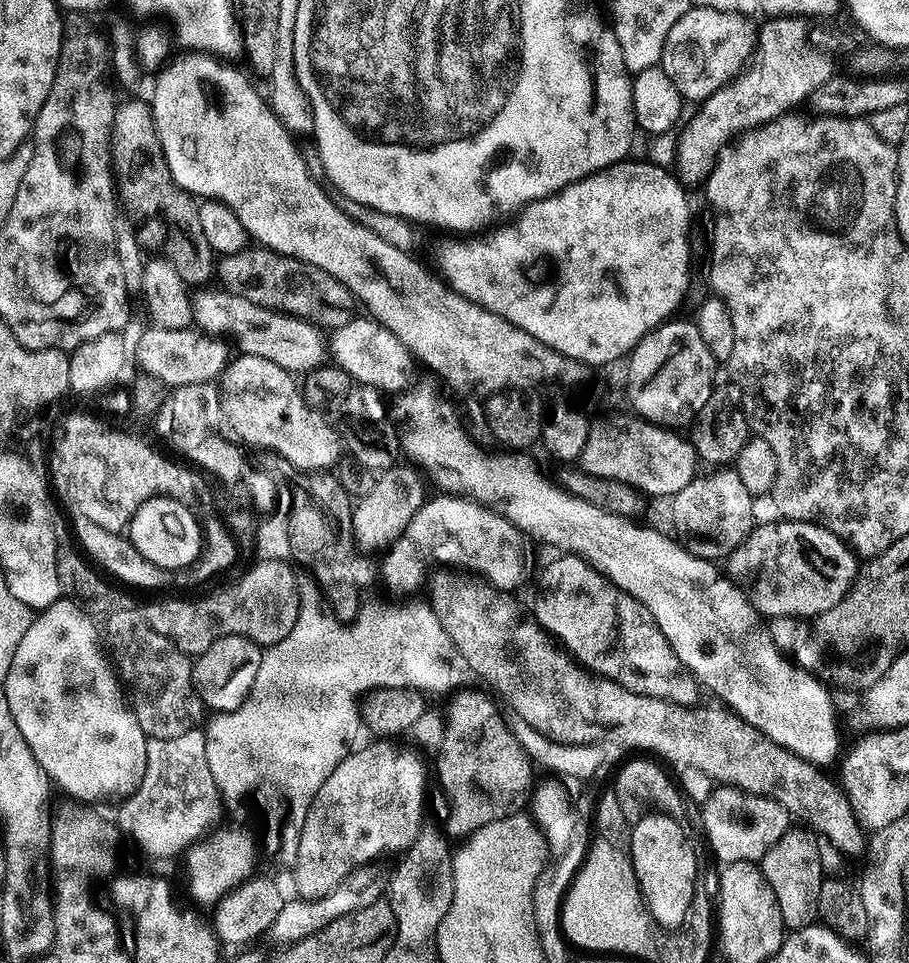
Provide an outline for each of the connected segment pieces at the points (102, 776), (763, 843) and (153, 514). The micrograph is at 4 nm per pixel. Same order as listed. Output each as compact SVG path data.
M67 598L55 600L50 607L43 609L33 619L30 630L26 630L22 642L18 642L18 650L14 650L14 662L10 662L10 674L6 674L6 678L2 682L2 694L10 706L10 714L14 718L14 722L18 722L18 730L22 730L22 738L26 738L34 758L42 766L42 770L55 787L57 784L62 791L69 792L72 795L69 797L76 802L96 802L92 800L123 802L136 793L146 774L146 746L149 739L144 735L142 726L138 726L136 713L132 711L129 701L126 699L125 689L102 647L102 636L101 633L100 636L96 633L95 623L97 624L97 621L89 613Z
M713 787L710 798L702 806L702 812L704 812L704 832L708 835L708 844L712 847L713 854L720 859L721 865L763 860L764 855L778 842L778 838L782 838L790 830L790 823L788 824L790 813L778 801L753 792L743 792L740 788Z
M155 496L142 502L142 506L138 506L134 518L128 523L126 535L138 550L138 554L154 562L155 566L180 570L187 564L195 565L201 554L200 520L181 500L172 500L168 496Z

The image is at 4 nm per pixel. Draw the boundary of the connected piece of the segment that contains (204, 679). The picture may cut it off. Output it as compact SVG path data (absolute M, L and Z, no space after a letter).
M241 636L218 638L218 642L210 646L210 650L195 657L192 665L192 681L205 709L213 713L238 710L238 706L242 706L242 702L246 702L250 694L254 678L258 678L258 666L262 666L263 657L261 645Z

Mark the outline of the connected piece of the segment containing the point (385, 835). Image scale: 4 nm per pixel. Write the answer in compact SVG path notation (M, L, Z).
M372 742L365 748L349 751L334 774L322 782L322 790L314 794L314 802L302 826L295 864L291 865L292 880L296 883L295 895L302 900L323 898L338 887L348 875L364 864L379 861L383 852L403 853L418 838L424 817L424 766L412 752L402 752L392 742Z

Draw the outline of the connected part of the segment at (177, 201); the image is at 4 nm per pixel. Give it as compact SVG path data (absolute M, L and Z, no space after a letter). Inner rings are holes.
M147 99L132 100L117 107L110 140L118 204L123 211L124 208L128 211L127 219L136 229L137 242L143 251L170 261L185 284L207 285L214 276L214 253L202 232L200 204L192 193L182 191L174 182L166 158L158 150L158 134Z

